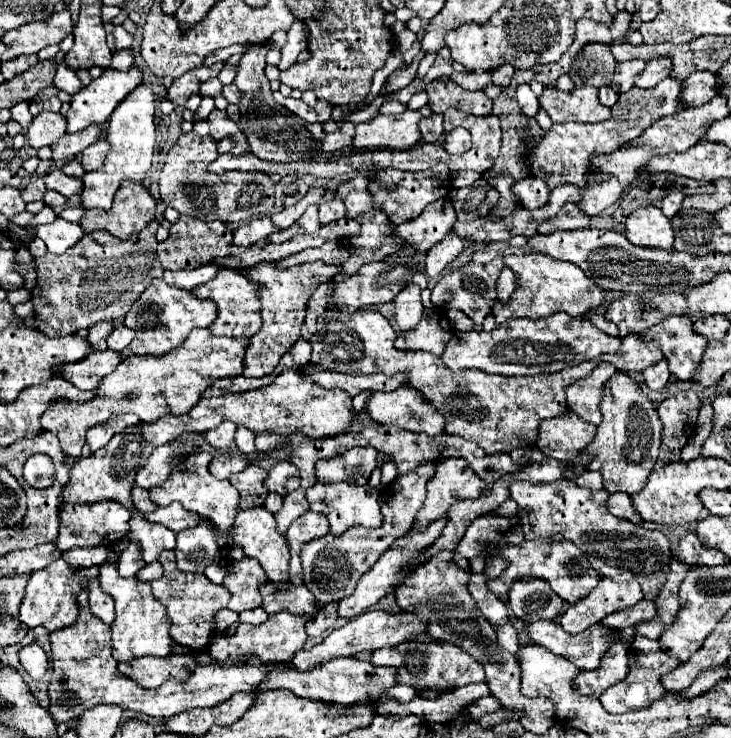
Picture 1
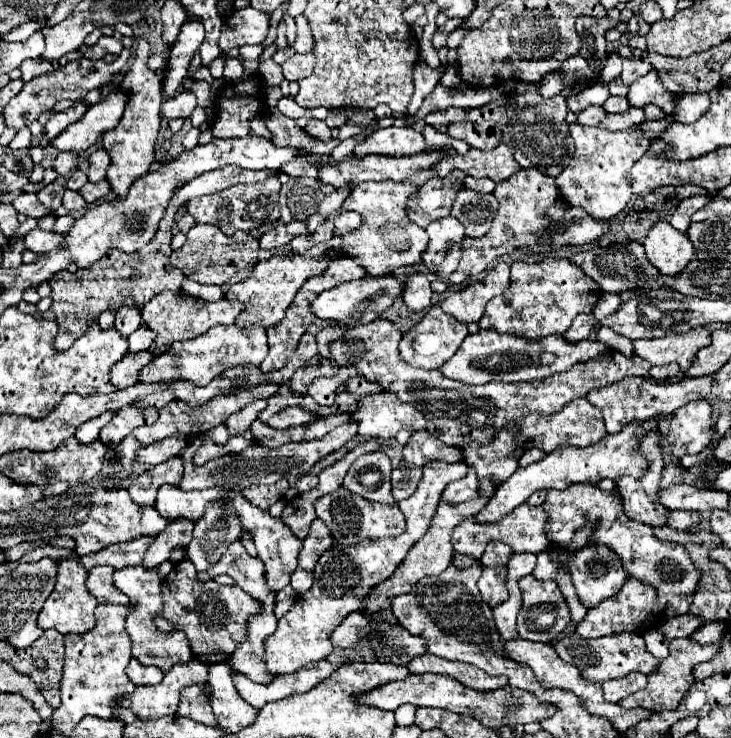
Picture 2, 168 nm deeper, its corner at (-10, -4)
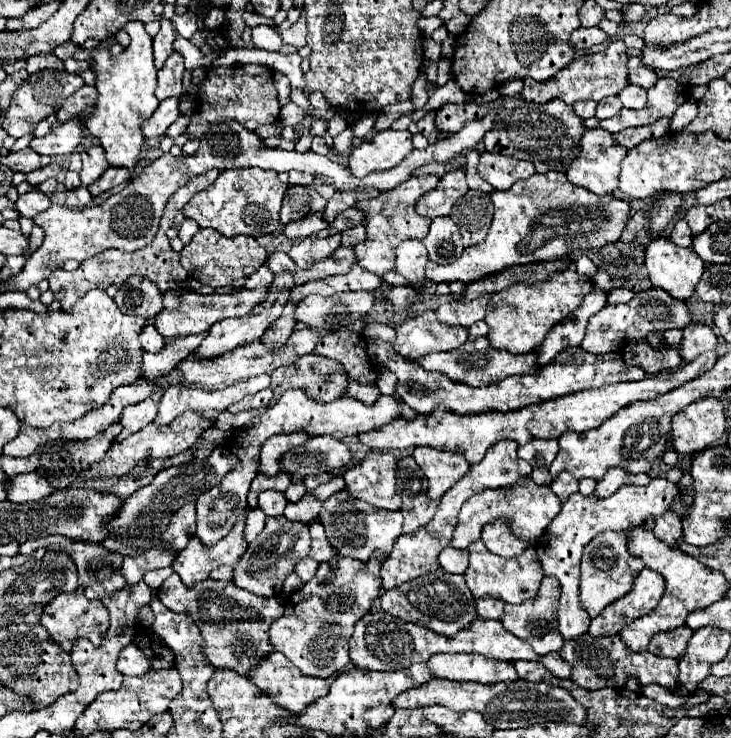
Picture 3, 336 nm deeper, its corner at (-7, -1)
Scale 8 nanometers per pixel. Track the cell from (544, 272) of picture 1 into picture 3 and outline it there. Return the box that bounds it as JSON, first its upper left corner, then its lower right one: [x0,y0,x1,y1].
[485,262,593,354]

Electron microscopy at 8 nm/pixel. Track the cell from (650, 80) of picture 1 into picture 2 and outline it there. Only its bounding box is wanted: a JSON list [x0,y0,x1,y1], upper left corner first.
[628,69,676,113]

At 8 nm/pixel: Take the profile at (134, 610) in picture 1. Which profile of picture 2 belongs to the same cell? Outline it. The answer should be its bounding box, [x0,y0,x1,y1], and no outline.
[114,565,194,671]

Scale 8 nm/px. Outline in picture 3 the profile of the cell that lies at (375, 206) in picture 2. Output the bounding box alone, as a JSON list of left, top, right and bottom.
[355,176,439,274]

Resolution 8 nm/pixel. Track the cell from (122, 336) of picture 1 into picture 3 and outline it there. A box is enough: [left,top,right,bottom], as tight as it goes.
[139,326,165,352]

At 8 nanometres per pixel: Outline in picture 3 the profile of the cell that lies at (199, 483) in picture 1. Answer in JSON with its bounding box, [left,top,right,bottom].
[233,516,311,596]

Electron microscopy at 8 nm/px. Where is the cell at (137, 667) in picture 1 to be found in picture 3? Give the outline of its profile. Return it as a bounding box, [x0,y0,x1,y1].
[117,644,149,676]

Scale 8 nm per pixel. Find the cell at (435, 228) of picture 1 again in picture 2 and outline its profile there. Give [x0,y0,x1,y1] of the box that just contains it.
[422,215,464,279]

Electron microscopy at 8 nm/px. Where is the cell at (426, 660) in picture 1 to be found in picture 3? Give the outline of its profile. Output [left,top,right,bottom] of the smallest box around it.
[429,654,519,684]

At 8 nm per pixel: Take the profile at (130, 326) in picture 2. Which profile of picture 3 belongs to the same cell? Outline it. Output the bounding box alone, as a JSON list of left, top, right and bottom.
[115,276,163,318]

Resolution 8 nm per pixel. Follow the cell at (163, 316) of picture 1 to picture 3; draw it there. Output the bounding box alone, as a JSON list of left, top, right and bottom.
[155,266,273,338]

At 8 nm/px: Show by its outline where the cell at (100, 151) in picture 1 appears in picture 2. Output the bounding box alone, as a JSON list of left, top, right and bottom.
[88,149,110,183]

